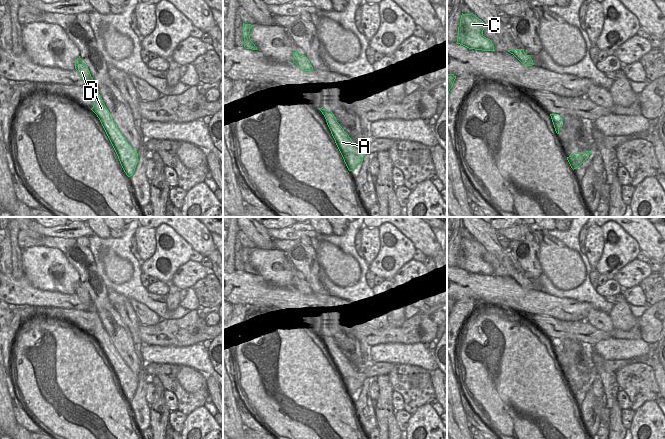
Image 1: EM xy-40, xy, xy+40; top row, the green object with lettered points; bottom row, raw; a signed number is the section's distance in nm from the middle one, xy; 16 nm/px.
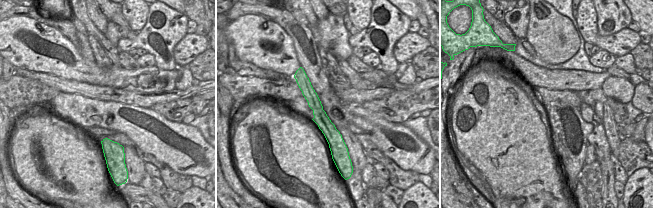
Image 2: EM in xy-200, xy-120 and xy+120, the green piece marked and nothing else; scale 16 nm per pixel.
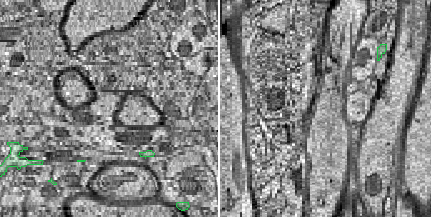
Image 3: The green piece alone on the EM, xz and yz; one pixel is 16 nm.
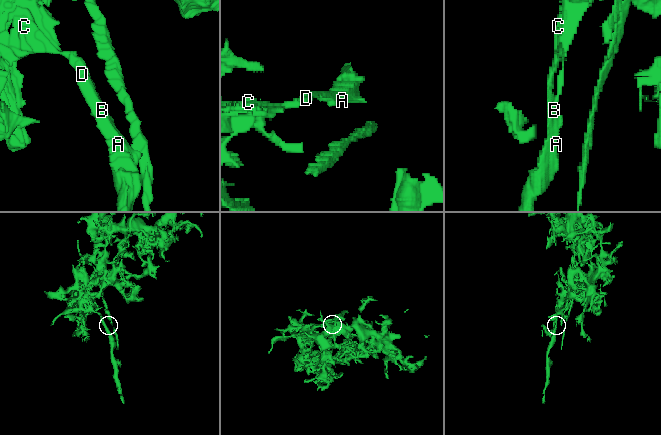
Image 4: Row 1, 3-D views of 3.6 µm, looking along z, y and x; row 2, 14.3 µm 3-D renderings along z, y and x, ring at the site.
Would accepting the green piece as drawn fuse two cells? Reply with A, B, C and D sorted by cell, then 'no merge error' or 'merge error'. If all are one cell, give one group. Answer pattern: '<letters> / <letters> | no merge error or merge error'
A B D / C | merge error

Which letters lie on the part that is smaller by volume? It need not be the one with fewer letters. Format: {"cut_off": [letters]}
{"cut_off": ["A", "B", "D"]}

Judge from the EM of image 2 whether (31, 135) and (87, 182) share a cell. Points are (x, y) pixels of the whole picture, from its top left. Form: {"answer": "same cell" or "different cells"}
{"answer": "same cell"}

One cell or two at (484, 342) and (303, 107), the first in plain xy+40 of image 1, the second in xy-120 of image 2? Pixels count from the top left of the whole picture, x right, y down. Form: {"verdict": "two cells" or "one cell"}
{"verdict": "two cells"}

